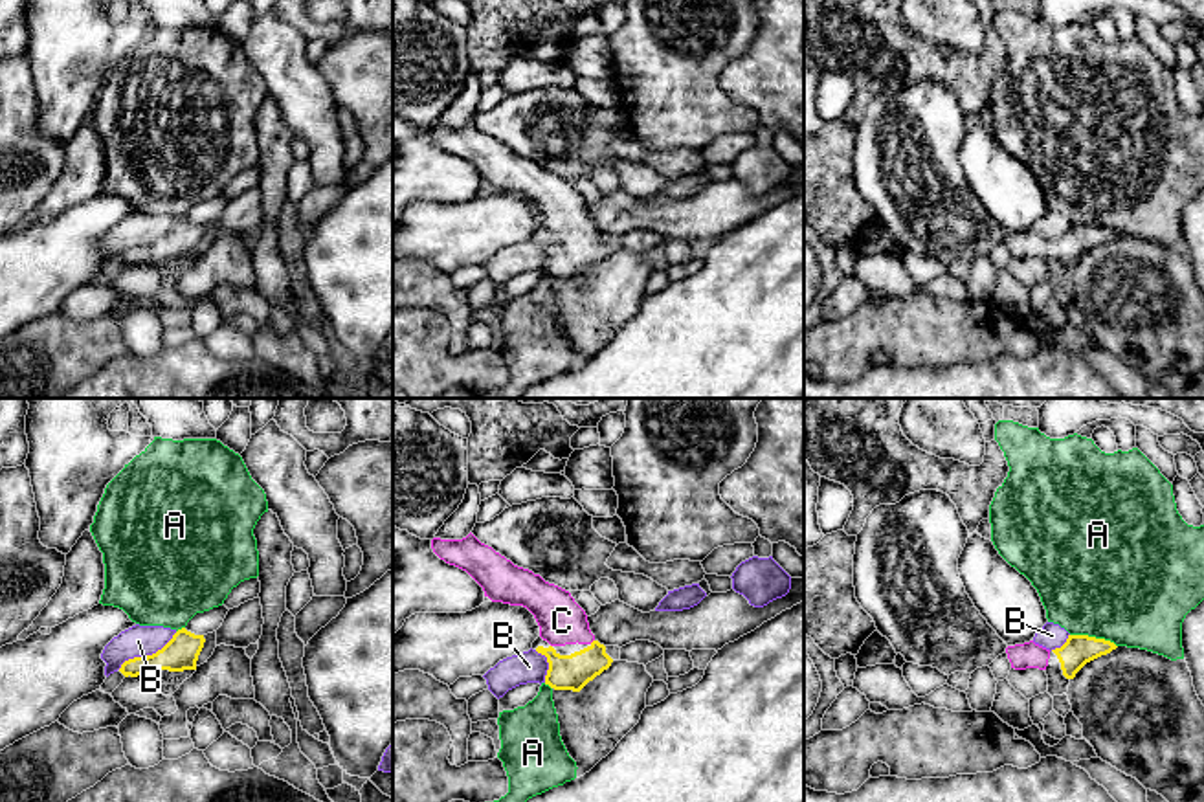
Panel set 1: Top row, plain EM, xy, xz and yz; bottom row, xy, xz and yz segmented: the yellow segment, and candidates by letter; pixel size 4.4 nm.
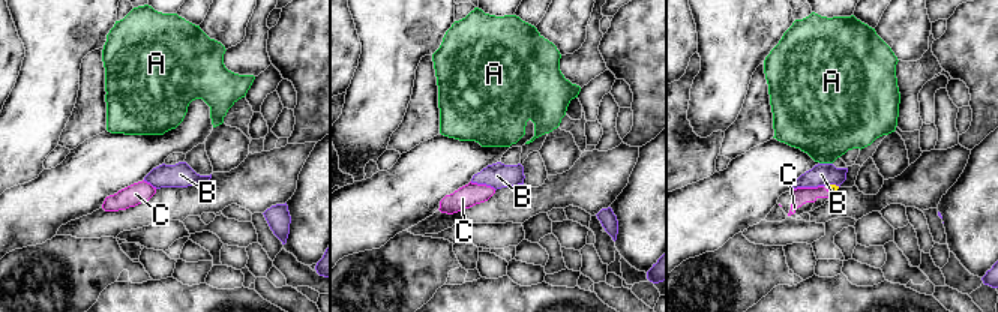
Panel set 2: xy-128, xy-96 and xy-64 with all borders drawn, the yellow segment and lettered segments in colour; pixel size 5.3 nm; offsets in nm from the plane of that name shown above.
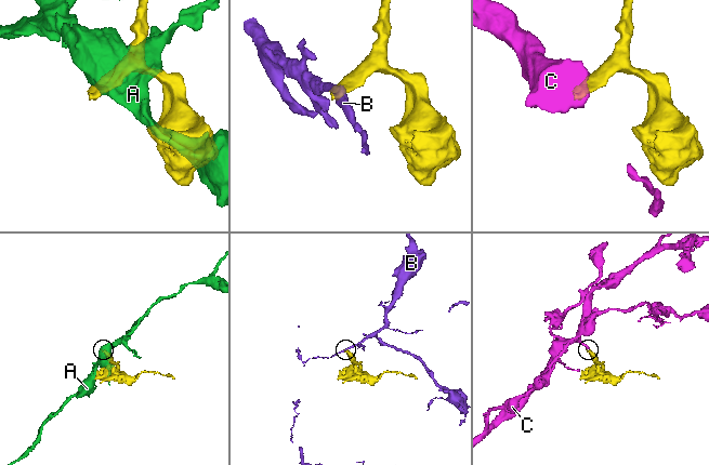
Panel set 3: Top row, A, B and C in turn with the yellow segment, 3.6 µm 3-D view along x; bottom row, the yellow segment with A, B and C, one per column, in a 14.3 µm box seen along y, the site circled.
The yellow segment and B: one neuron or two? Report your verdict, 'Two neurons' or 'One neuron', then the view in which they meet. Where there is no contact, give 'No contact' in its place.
Two neurons. Touches yellow in xy

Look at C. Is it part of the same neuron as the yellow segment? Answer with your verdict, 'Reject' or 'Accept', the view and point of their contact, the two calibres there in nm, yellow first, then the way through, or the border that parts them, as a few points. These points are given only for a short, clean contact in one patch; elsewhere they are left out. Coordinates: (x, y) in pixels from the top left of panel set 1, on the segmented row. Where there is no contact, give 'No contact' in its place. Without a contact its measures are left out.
Accept. No contact

